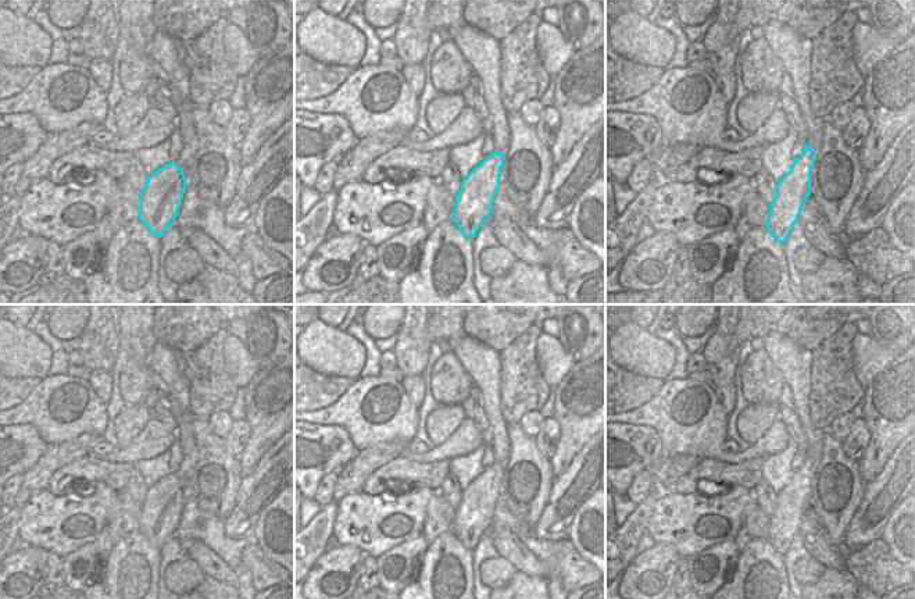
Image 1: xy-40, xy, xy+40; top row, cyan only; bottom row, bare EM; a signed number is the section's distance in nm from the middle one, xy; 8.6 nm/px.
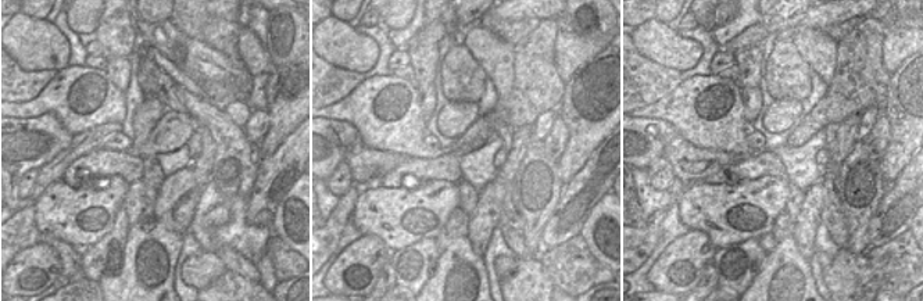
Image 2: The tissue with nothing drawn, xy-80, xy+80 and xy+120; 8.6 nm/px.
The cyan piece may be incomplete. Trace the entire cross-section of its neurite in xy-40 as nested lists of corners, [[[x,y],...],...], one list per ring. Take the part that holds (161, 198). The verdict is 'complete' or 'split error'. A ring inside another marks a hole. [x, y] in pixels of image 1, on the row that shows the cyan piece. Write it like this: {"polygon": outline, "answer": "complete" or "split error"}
{"polygon": [[[175,161],[149,177],[140,193],[139,220],[153,235],[161,238],[174,225],[186,186],[183,170]]], "answer": "complete"}

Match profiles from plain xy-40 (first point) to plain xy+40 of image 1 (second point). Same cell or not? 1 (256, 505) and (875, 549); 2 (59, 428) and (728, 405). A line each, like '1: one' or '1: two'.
1: two
2: two

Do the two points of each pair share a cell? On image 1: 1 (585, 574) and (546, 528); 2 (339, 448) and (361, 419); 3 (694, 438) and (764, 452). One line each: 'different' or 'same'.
1: different
2: different
3: same

